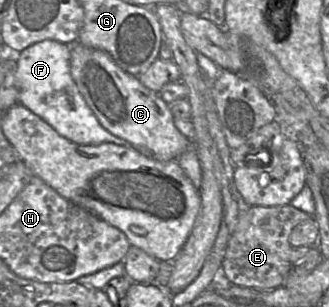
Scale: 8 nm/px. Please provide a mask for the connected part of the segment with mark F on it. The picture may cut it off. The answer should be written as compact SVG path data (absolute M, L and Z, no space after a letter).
M55 40L35 43L16 54L16 80L19 100L34 114L52 126L63 137L83 145L113 143L129 146L129 143L106 130L81 95L71 76L71 47Z

